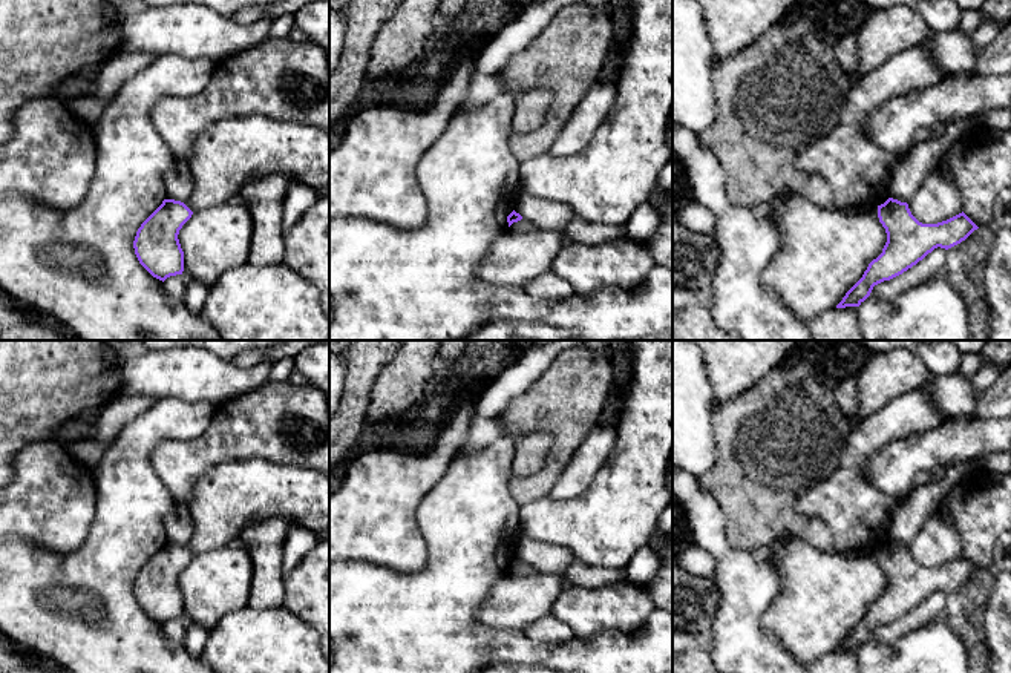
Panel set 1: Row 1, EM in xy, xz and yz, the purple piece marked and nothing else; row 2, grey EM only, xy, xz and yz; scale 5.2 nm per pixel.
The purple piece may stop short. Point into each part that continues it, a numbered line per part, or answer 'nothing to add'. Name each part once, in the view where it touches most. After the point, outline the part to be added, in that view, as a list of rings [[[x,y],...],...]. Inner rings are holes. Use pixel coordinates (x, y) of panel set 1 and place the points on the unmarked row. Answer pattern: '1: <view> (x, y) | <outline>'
nothing to add

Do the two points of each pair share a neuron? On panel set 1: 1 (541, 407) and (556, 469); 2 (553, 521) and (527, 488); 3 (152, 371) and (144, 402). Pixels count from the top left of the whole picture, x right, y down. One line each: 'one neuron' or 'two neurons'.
1: one neuron
2: two neurons
3: two neurons

